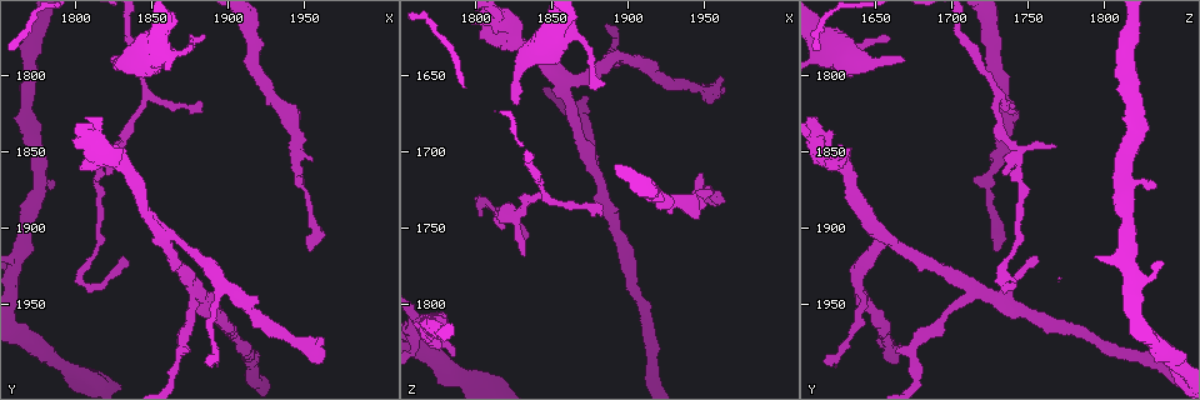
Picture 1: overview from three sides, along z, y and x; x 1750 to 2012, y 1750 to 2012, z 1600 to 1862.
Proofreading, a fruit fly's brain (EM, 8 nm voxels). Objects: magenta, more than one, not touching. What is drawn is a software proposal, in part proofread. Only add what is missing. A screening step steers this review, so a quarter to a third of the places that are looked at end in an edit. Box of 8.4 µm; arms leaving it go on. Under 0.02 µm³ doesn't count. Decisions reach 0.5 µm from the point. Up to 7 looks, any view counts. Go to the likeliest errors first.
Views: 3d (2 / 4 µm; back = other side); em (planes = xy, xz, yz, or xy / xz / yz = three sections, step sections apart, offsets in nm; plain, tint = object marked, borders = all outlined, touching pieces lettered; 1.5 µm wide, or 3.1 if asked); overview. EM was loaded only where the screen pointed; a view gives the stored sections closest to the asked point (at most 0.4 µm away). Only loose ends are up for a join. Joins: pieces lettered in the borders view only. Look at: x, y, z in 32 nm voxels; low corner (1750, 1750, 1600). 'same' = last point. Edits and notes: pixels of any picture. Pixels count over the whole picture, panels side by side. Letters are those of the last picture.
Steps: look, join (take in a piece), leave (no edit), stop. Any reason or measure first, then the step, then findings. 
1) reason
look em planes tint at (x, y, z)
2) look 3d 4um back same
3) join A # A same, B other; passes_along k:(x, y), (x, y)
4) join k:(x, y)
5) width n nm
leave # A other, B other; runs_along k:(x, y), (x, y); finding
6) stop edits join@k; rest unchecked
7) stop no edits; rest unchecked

long arm stops here
look em planes borders at (1962, 1974, 1650)

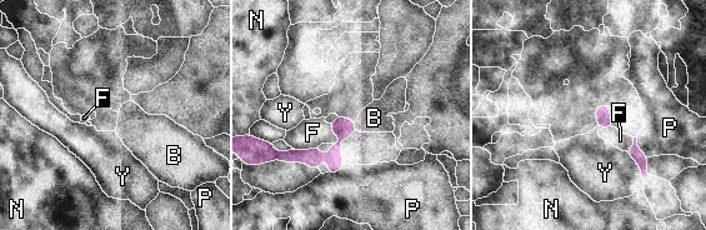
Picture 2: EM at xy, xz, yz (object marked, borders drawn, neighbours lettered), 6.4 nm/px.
leave # B other, F other, N other, P other, Y other; border 2:(354, 121), (356, 129); no lettered piece goes on from it

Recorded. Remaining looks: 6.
an open end
look 3d 2um at (1826, 1788, 1668)

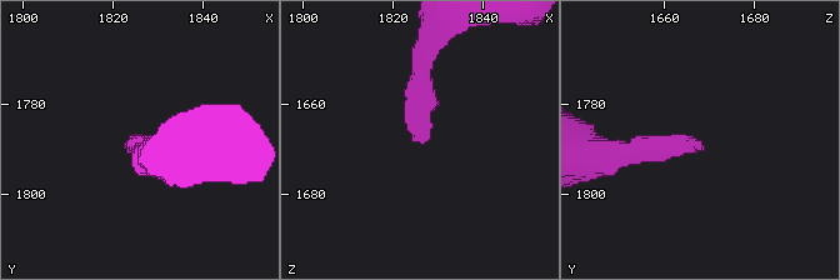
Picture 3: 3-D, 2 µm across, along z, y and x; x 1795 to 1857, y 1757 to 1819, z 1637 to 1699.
shape alone is not enough
look em planes borders at (1827, 1788, 1669)

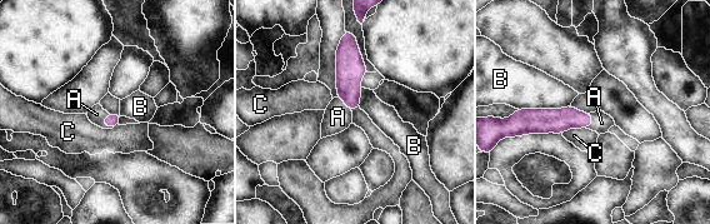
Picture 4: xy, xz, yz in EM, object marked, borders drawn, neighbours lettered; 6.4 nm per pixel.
join A # A same, B other, C other; passes_along 4:(113, 120), (104, 120), (96, 114); it goes on there

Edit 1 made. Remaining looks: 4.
look overview

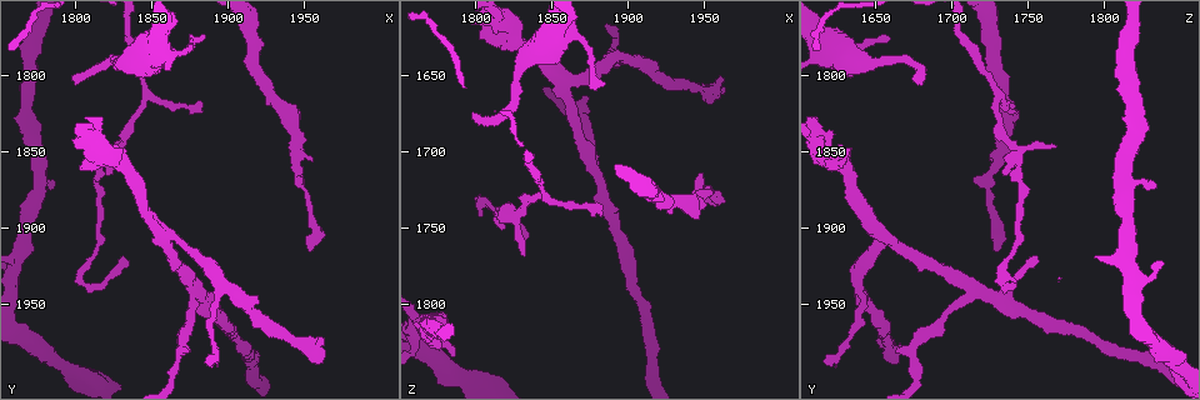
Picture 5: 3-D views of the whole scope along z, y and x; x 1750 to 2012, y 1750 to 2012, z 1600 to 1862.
end of a long branch
look 3d 2um at (1832, 1922, 1756)

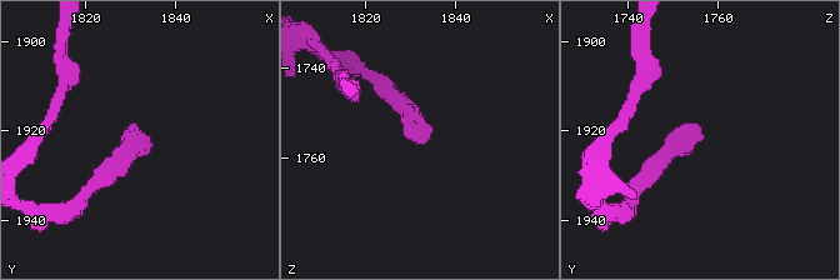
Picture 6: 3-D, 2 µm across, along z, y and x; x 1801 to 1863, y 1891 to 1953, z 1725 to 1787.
look em planes borders at (1833, 1922, 1756)

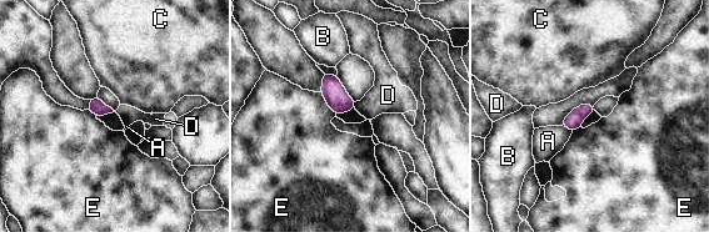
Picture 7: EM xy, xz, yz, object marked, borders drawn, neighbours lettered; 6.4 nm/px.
width 100 nm
leave # A other, B other, C other, D other, E other; border 7:(357, 101), (354, 107); none of them fits

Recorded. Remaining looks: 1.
stop edits join@4; rest unchecked

